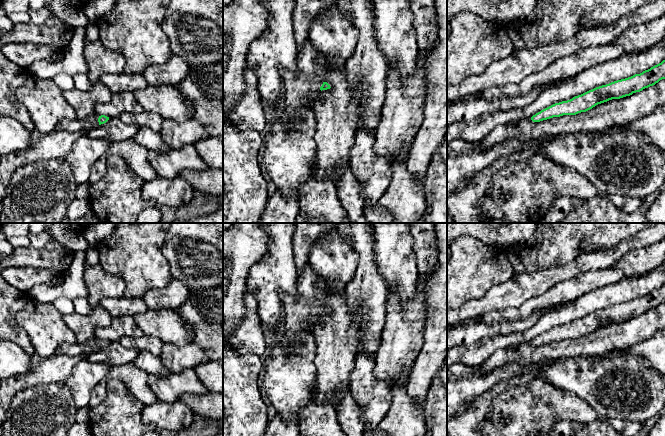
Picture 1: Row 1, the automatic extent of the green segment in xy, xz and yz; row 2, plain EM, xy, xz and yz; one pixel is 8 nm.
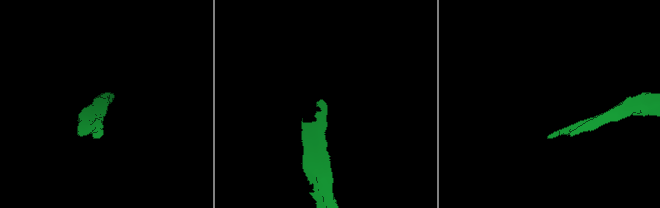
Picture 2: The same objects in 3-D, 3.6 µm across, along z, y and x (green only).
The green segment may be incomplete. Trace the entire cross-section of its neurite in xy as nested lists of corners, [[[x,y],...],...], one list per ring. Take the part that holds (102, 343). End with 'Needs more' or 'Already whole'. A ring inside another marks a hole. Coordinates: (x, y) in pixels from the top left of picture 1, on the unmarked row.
[[[95,336],[86,341],[85,343],[69,344],[64,343],[60,346],[59,351],[62,351],[68,356],[88,356],[90,353],[96,351],[98,348],[104,348],[109,344],[105,339],[99,340]]]. Needs more

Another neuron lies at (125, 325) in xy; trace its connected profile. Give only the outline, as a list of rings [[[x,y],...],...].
[[[122,315],[112,318],[111,325],[108,327],[98,327],[94,331],[94,336],[99,340],[105,339],[109,342],[119,341],[124,336],[132,338],[141,337],[143,332],[140,330],[132,315]]]

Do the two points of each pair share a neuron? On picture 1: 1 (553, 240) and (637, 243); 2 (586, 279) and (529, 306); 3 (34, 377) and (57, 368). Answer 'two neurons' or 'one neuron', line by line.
1: two neurons
2: one neuron
3: one neuron

